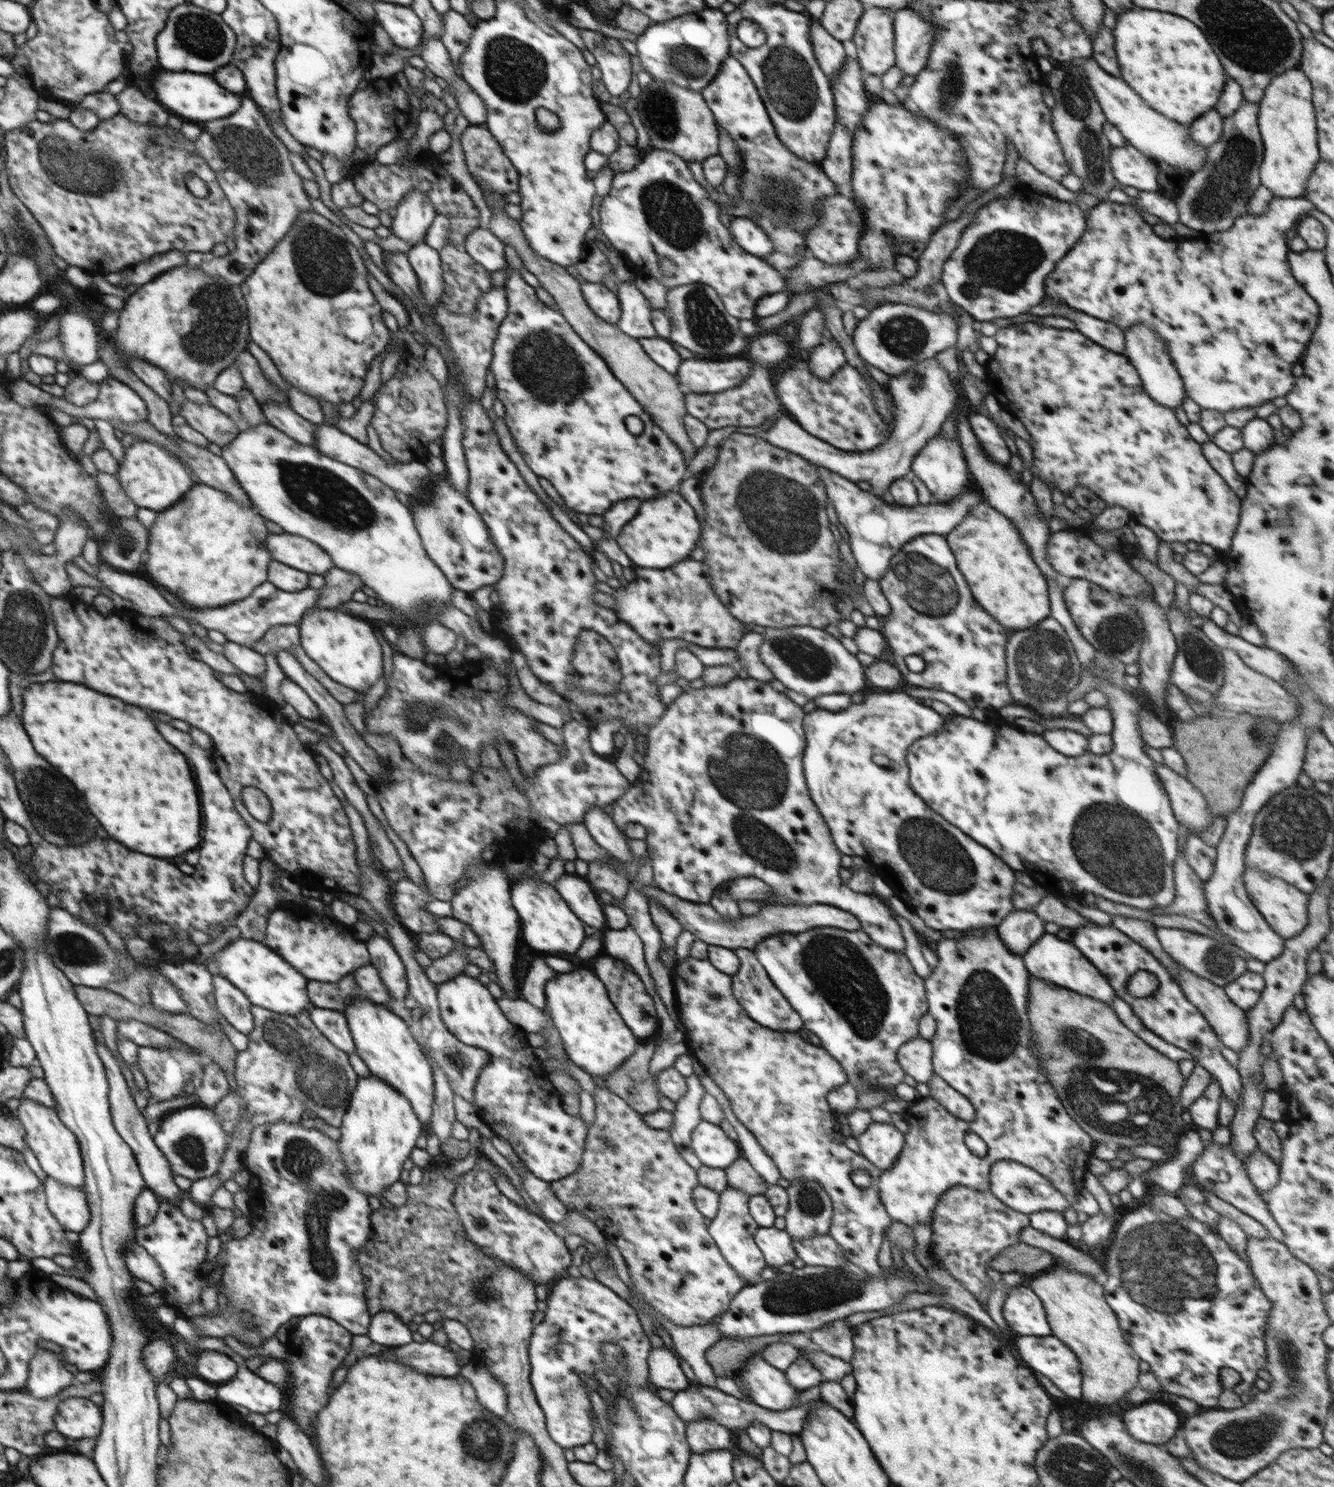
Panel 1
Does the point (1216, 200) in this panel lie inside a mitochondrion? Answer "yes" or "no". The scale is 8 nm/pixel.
yes

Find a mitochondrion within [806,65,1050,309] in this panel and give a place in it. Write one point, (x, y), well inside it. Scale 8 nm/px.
(1000, 261)

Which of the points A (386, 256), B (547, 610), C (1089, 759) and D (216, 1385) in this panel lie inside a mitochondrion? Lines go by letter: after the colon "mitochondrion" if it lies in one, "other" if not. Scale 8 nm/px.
A: other
B: other
C: other
D: other

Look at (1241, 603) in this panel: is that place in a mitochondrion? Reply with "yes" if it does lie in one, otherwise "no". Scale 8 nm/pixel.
no

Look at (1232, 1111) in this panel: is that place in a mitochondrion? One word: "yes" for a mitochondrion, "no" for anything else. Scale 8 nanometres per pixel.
no

